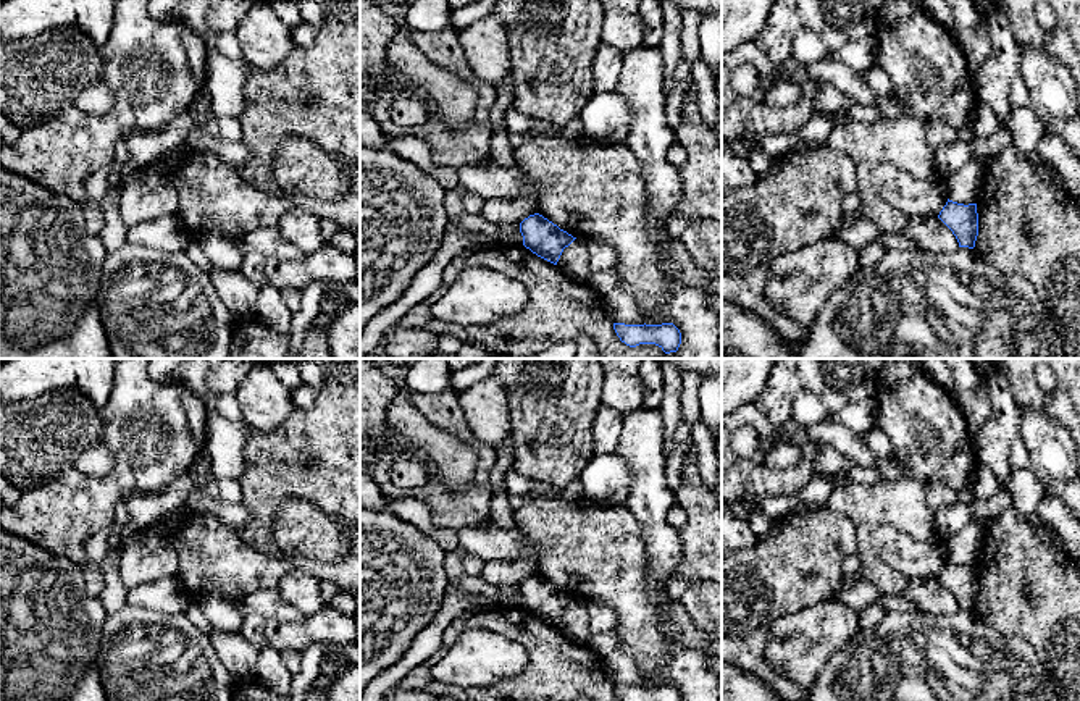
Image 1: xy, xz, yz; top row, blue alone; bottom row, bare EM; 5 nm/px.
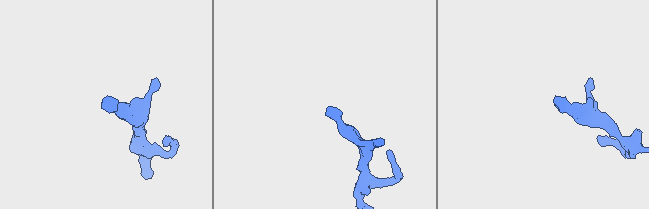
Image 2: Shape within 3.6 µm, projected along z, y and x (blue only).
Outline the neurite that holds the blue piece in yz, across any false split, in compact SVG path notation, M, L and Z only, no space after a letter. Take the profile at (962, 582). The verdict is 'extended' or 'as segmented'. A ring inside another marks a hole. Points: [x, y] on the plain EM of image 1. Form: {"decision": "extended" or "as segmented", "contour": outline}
{"decision": "as segmented", "contour": "M948 560L938 580L952 593L959 609L975 609L978 598L977 565L957 565Z"}

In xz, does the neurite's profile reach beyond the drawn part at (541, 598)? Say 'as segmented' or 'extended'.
as segmented

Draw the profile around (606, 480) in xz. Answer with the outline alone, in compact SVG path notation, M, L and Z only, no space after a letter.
M594 452L580 480L583 485L583 501L604 507L620 506L630 491L631 468L615 452Z

